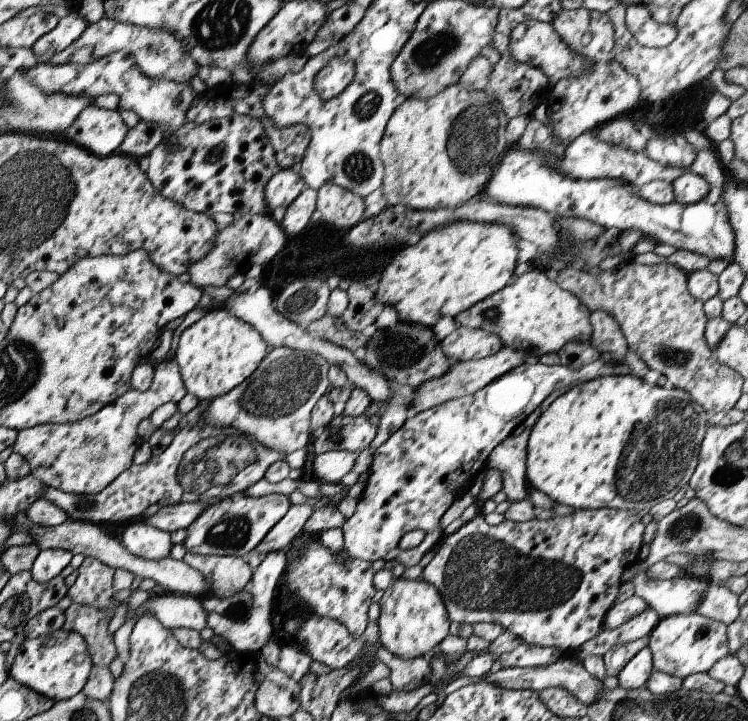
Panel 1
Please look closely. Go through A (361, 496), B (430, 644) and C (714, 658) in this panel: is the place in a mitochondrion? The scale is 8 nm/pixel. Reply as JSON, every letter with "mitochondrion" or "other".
{"A":"other","B":"other","C":"other"}

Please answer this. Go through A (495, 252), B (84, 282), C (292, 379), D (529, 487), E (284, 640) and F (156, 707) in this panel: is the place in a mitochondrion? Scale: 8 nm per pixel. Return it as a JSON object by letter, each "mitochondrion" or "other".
{"A":"other","B":"other","C":"mitochondrion","D":"other","E":"other","F":"mitochondrion"}

